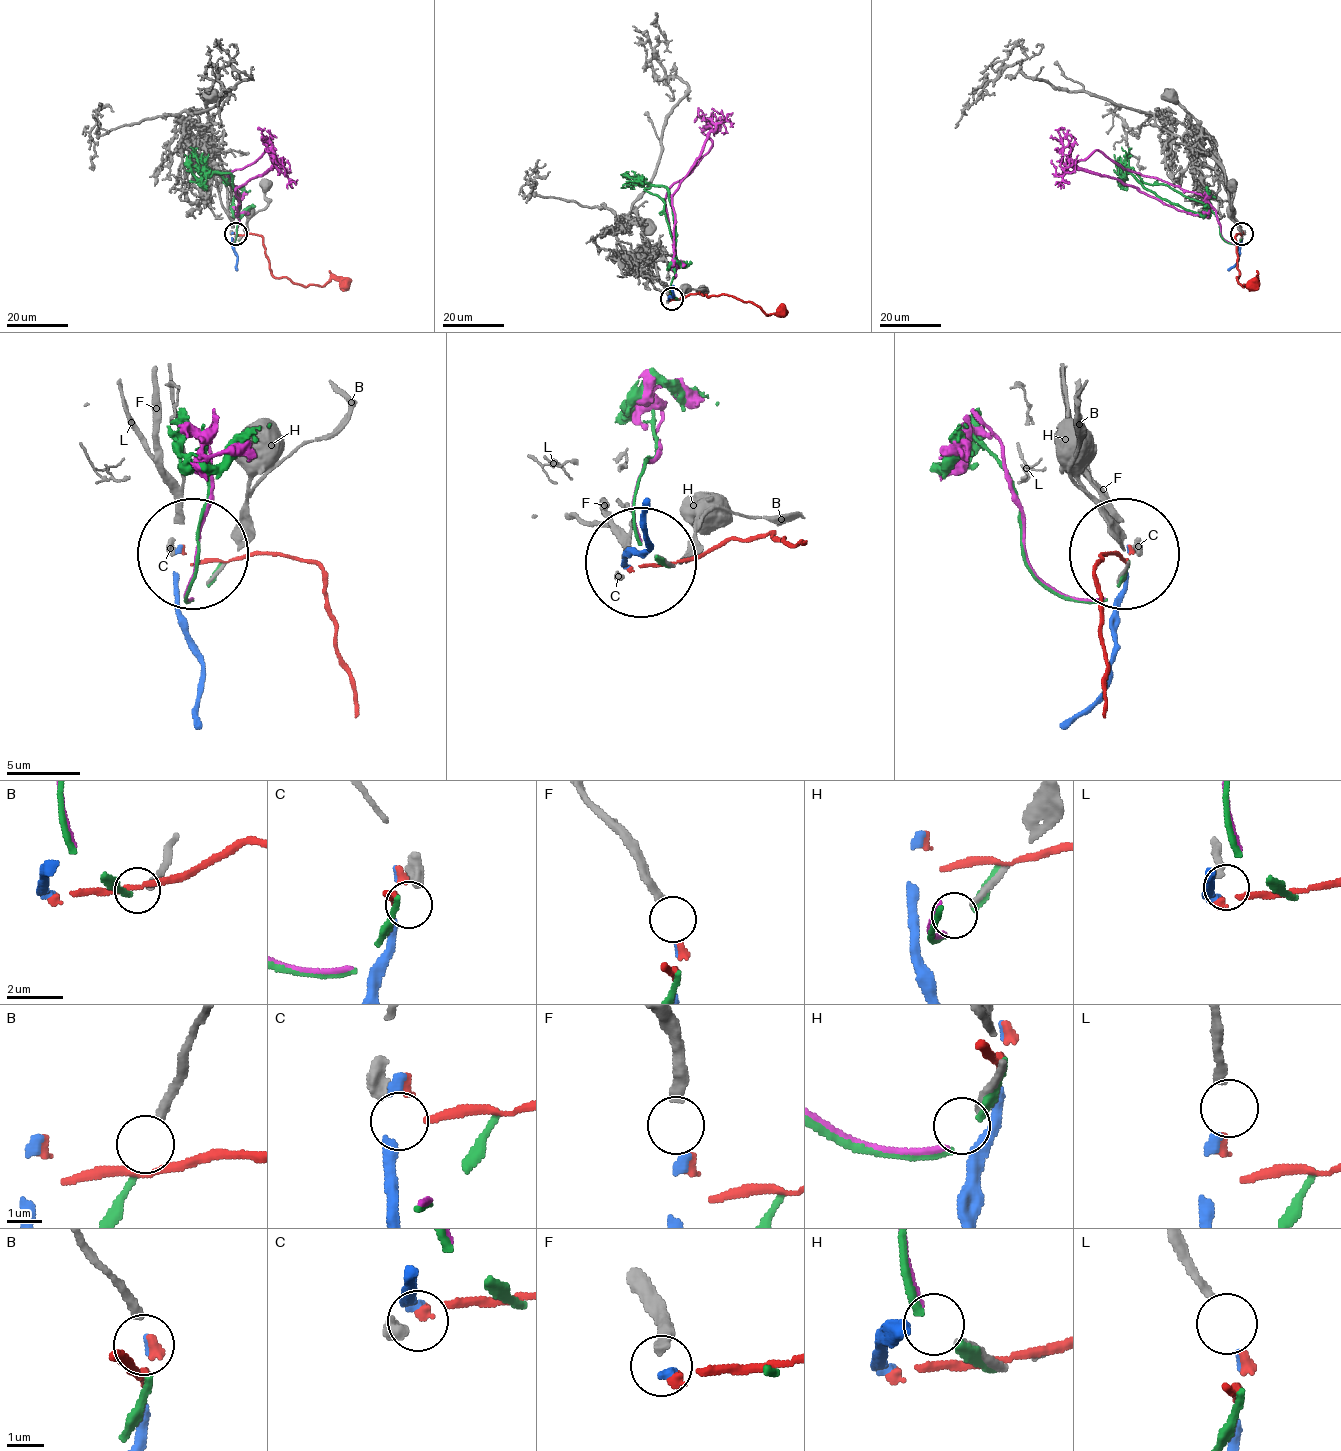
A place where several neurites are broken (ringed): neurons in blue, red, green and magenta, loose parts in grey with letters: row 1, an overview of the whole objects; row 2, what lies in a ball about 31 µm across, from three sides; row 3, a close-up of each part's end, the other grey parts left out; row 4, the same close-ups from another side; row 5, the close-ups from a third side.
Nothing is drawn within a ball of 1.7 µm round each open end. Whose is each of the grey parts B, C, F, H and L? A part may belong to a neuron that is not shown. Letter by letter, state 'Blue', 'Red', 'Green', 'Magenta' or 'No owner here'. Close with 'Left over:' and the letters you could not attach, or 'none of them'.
B: Green
C: No owner here
F: Blue
H: Magenta
L: Red
Left over: C

